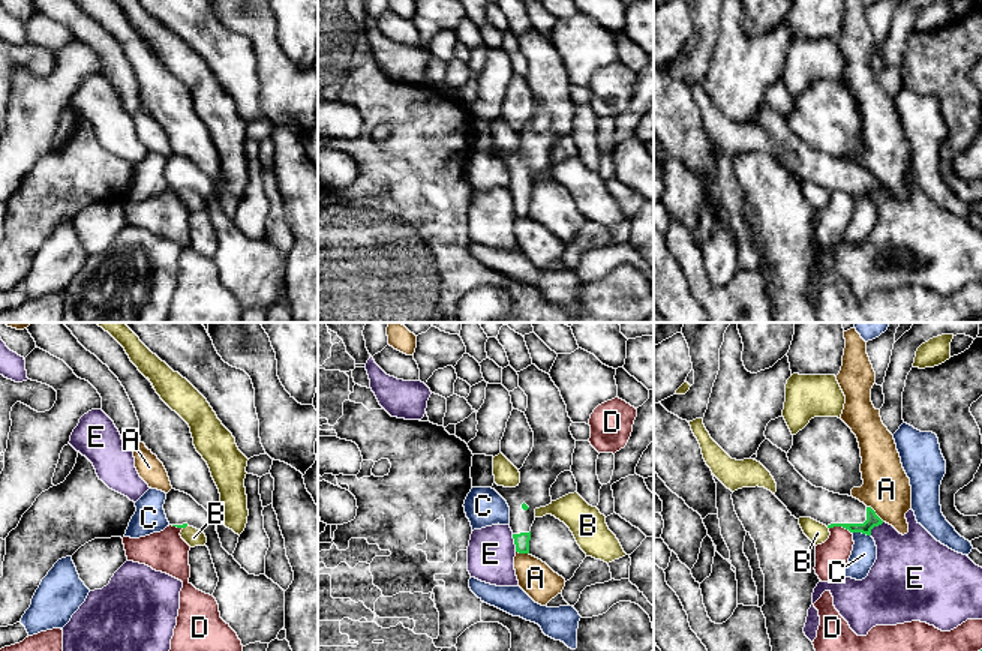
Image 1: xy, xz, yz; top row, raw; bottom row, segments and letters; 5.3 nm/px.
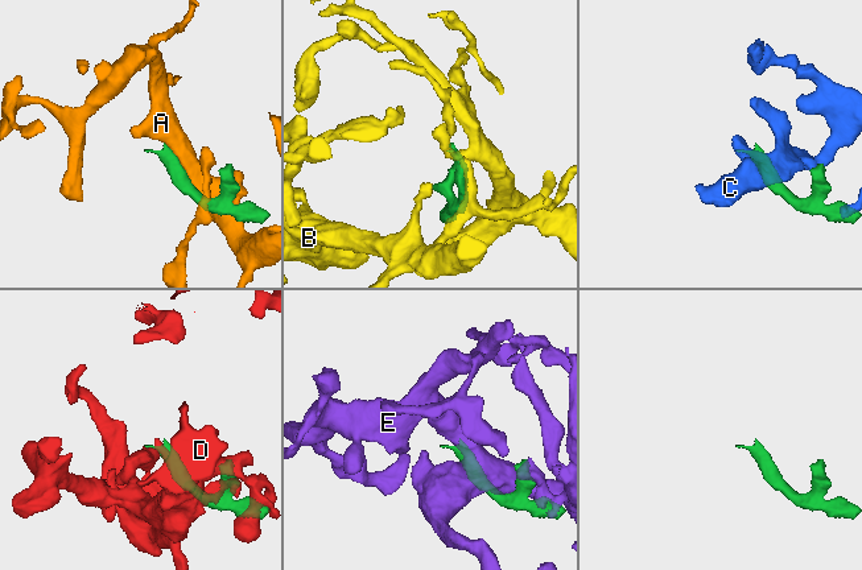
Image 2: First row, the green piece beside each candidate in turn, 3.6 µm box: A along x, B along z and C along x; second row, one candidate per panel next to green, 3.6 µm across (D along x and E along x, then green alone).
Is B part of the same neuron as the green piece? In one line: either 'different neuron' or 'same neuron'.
different neuron

